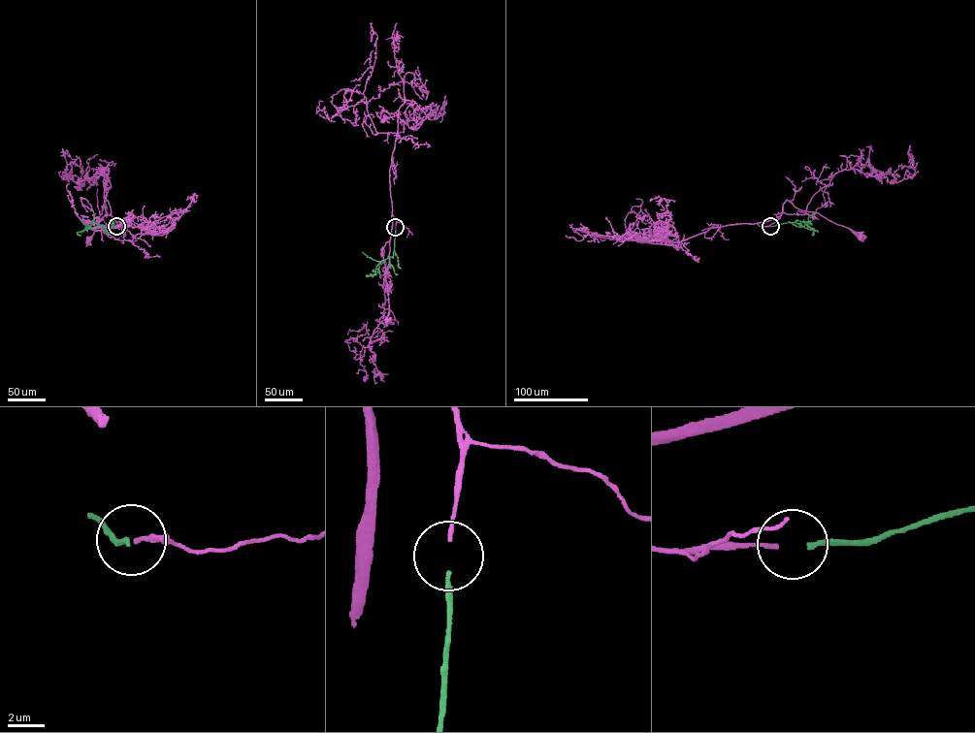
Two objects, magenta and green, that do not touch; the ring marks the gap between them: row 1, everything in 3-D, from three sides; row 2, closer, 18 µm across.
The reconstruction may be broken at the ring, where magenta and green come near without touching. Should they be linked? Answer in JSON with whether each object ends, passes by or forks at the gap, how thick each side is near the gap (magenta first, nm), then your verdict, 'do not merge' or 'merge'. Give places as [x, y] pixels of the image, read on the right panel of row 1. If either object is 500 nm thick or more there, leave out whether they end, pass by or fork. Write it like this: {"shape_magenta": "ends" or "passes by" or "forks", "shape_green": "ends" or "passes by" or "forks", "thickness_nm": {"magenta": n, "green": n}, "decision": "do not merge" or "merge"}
{"shape_magenta": "ends", "shape_green": "ends", "thickness_nm": {"magenta": 240, "green": 240}, "decision": "merge"}

